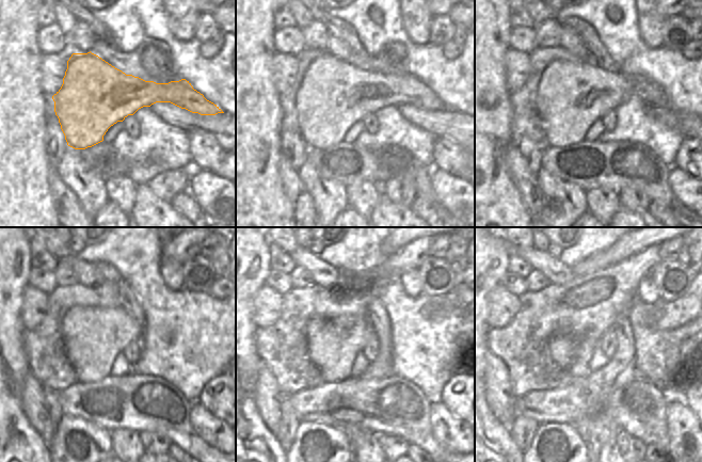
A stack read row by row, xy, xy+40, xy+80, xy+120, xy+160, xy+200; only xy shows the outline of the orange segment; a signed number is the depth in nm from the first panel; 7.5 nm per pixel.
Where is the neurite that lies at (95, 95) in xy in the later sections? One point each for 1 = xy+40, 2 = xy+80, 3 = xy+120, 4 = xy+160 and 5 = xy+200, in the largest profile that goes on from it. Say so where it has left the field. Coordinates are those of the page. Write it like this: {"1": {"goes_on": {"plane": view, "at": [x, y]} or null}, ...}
{"1": {"goes_on": {"plane": "xy+40", "at": [333, 95]}}, "2": {"goes_on": {"plane": "xy+80", "at": [571, 96]}}, "3": {"goes_on": {"plane": "xy+120", "at": [93, 336]}}, "4": {"goes_on": {"plane": "xy+160", "at": [333, 344]}}, "5": {"goes_on": {"plane": "xy+200", "at": [565, 352]}}}

